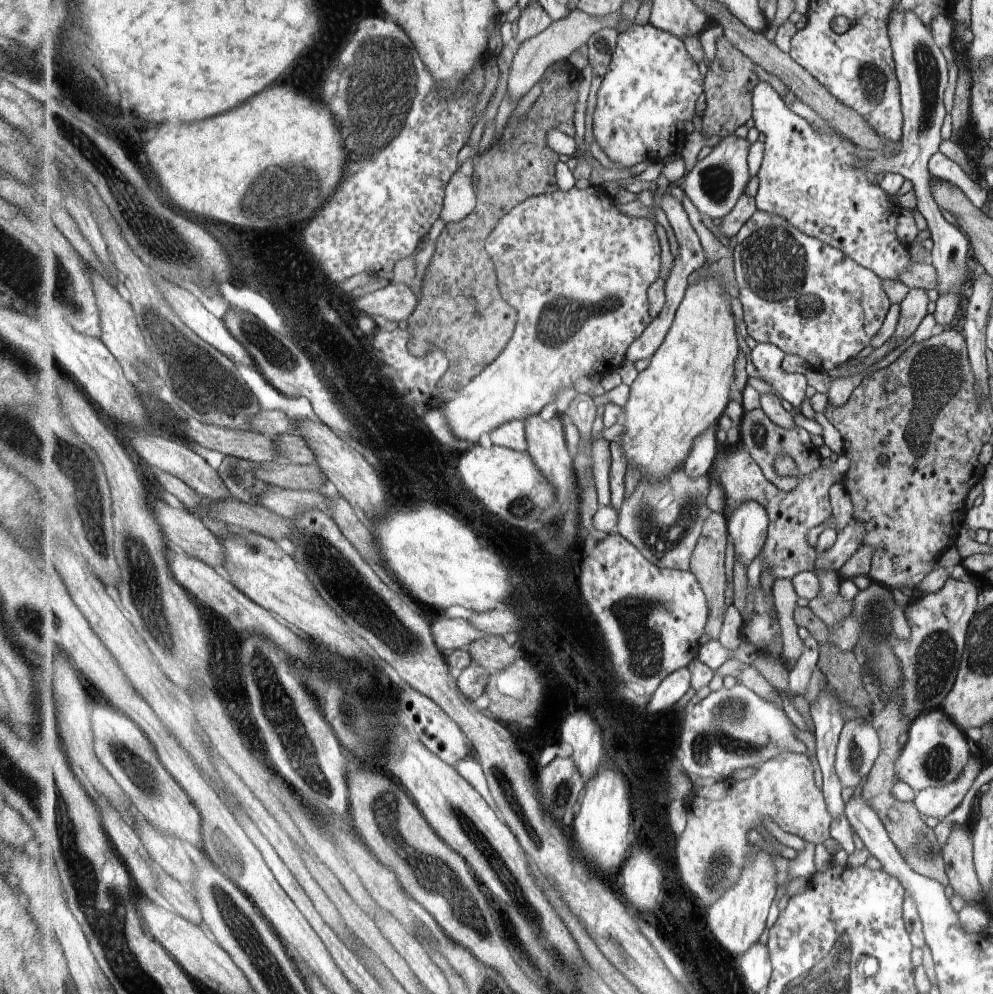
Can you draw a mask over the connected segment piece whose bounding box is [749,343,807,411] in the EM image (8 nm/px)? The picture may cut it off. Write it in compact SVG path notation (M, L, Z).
M759 343L749 352L760 378L788 401L793 411L800 411L805 400L807 378L804 374L791 374L783 370L786 356L779 346L772 343Z

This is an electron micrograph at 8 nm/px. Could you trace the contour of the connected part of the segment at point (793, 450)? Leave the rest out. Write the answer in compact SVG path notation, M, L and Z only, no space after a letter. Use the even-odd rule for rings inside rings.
M760 407L753 411L747 411L739 426L739 443L754 457L755 462L766 474L766 478L784 492L791 493L799 485L800 478L817 471L821 465L821 454L818 448L811 442L809 432L802 427L787 429L779 427ZM777 454L788 454L795 460L799 474L797 476L779 476L773 468L773 462Z

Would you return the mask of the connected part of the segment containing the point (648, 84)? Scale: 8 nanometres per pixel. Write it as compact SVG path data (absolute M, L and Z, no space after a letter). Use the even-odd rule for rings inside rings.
M635 22L633 27L620 34L611 69L598 90L593 114L594 137L617 166L631 168L645 160L664 162L665 158L681 153L687 140L685 124L695 116L695 106L701 92L704 92L706 81L697 64L681 37L656 28L649 22Z

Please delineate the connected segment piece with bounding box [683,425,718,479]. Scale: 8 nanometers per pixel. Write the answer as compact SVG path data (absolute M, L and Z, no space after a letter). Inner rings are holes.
M717 425L697 440L689 459L684 464L683 468L691 479L699 479L713 470L718 444L715 442L716 430Z

